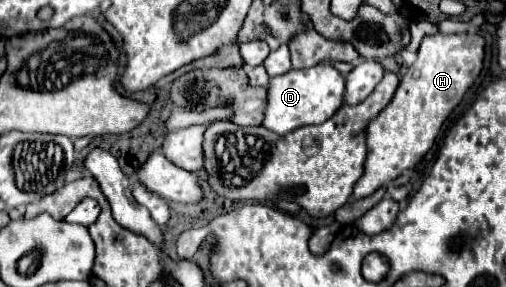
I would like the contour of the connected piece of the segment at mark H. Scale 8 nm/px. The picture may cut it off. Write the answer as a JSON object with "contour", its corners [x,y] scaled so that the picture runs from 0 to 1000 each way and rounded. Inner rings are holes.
{"contour":[[[844,122],[832,143],[820,220],[792,268],[792,289],[769,359],[721,443],[725,554],[709,638],[702,638],[694,693],[717,693],[761,638],[792,610],[796,589],[820,582],[852,519],[872,429],[907,366],[919,317],[935,296],[955,233],[958,143],[951,122]]]}

